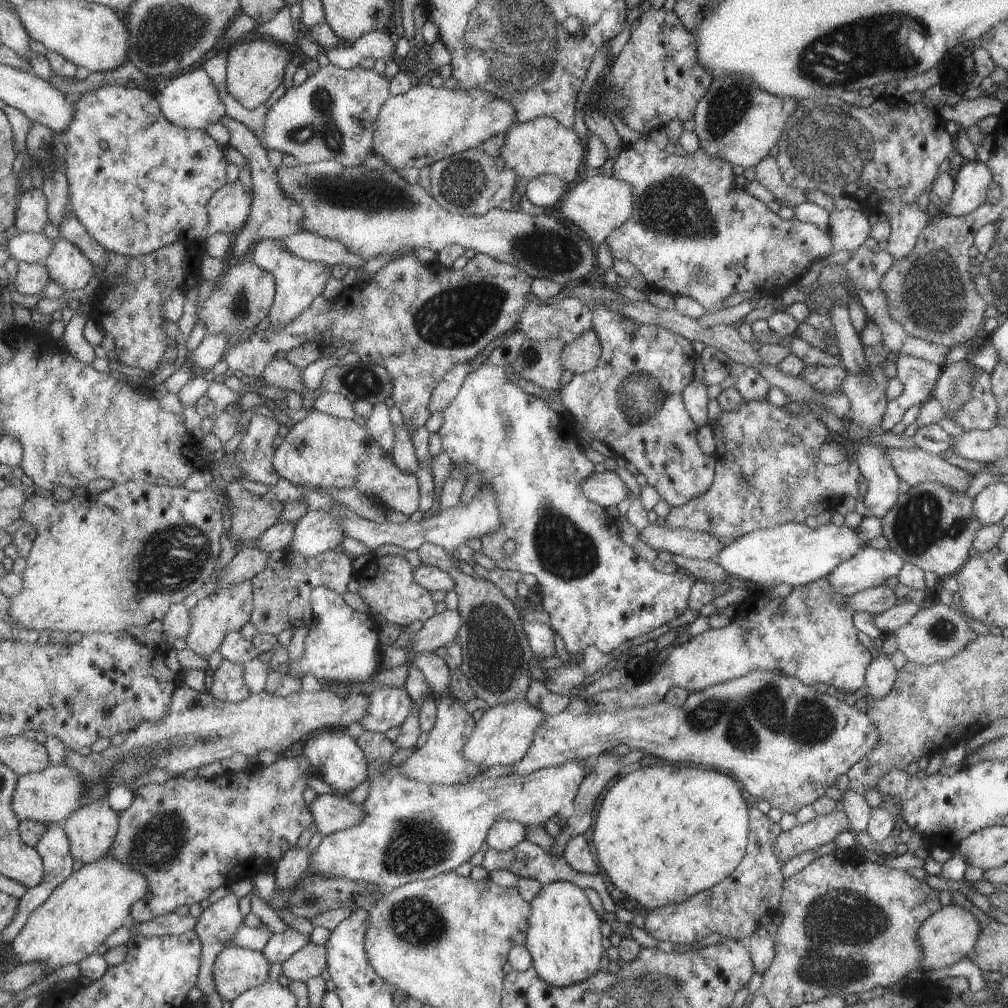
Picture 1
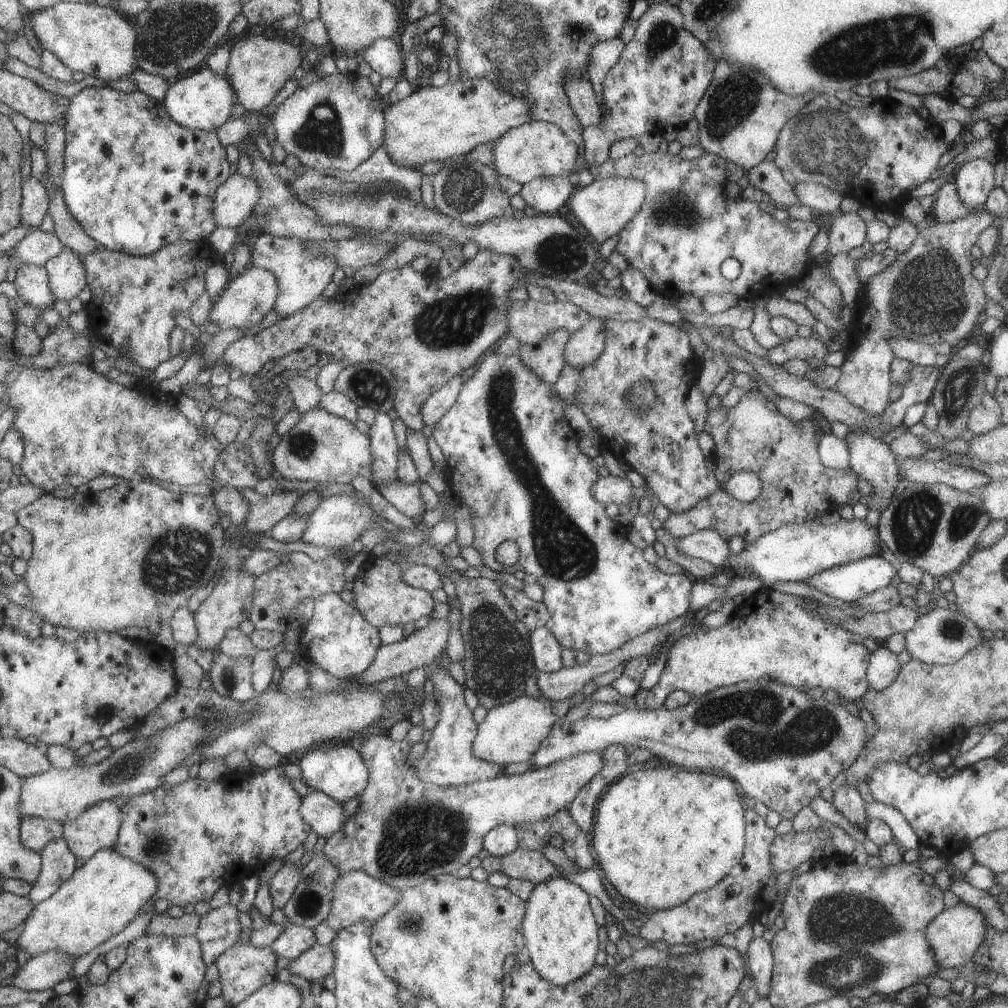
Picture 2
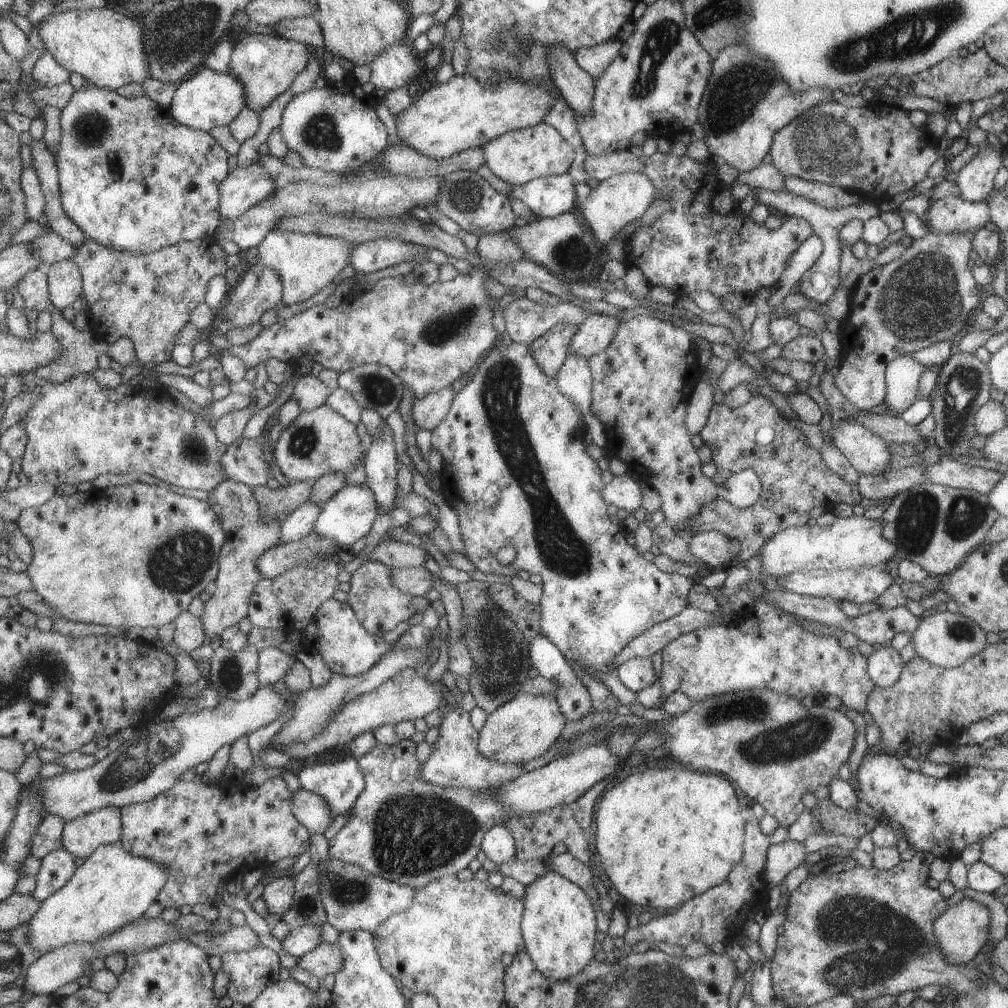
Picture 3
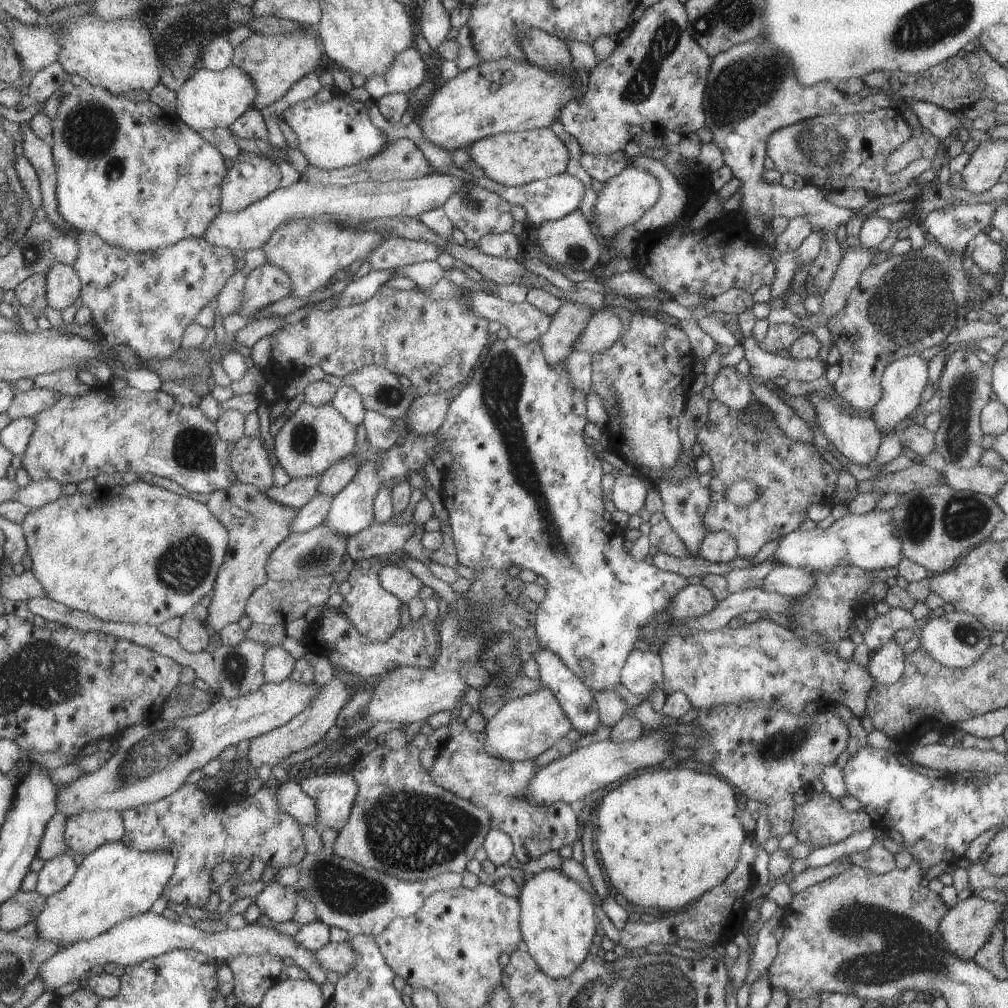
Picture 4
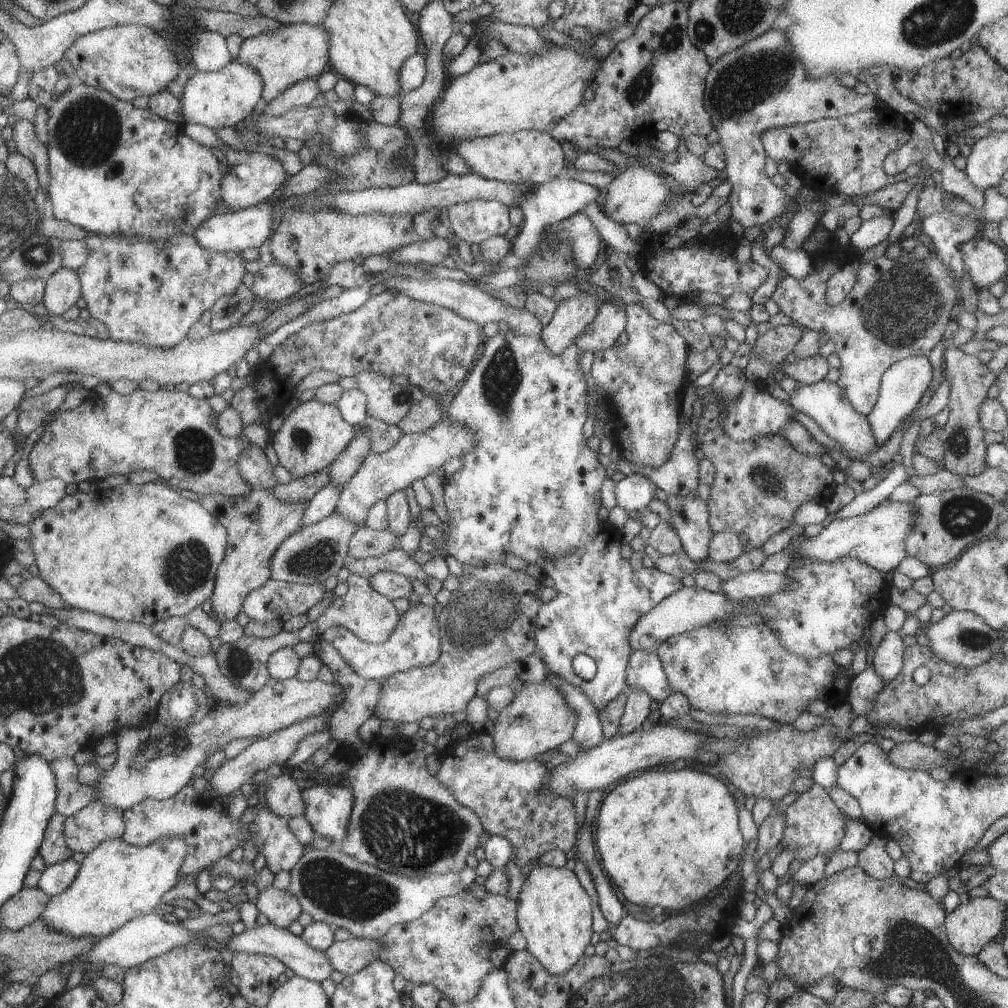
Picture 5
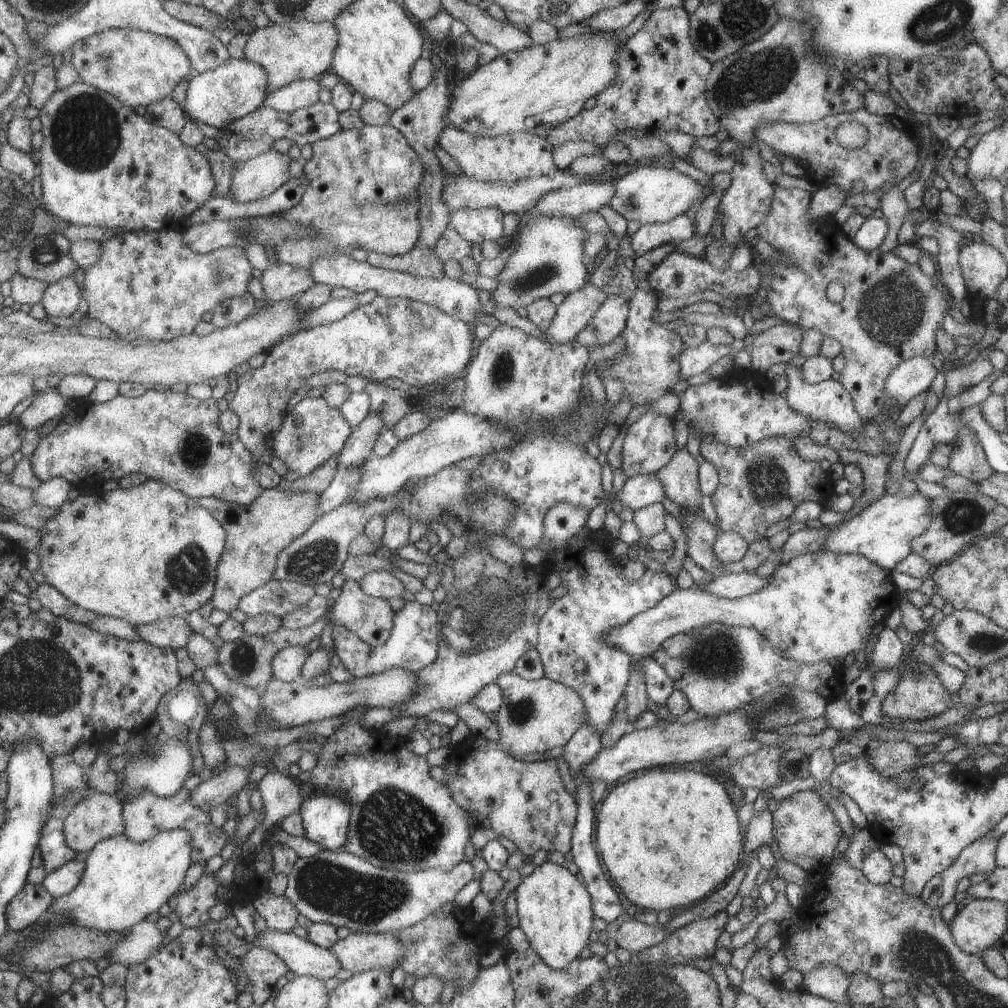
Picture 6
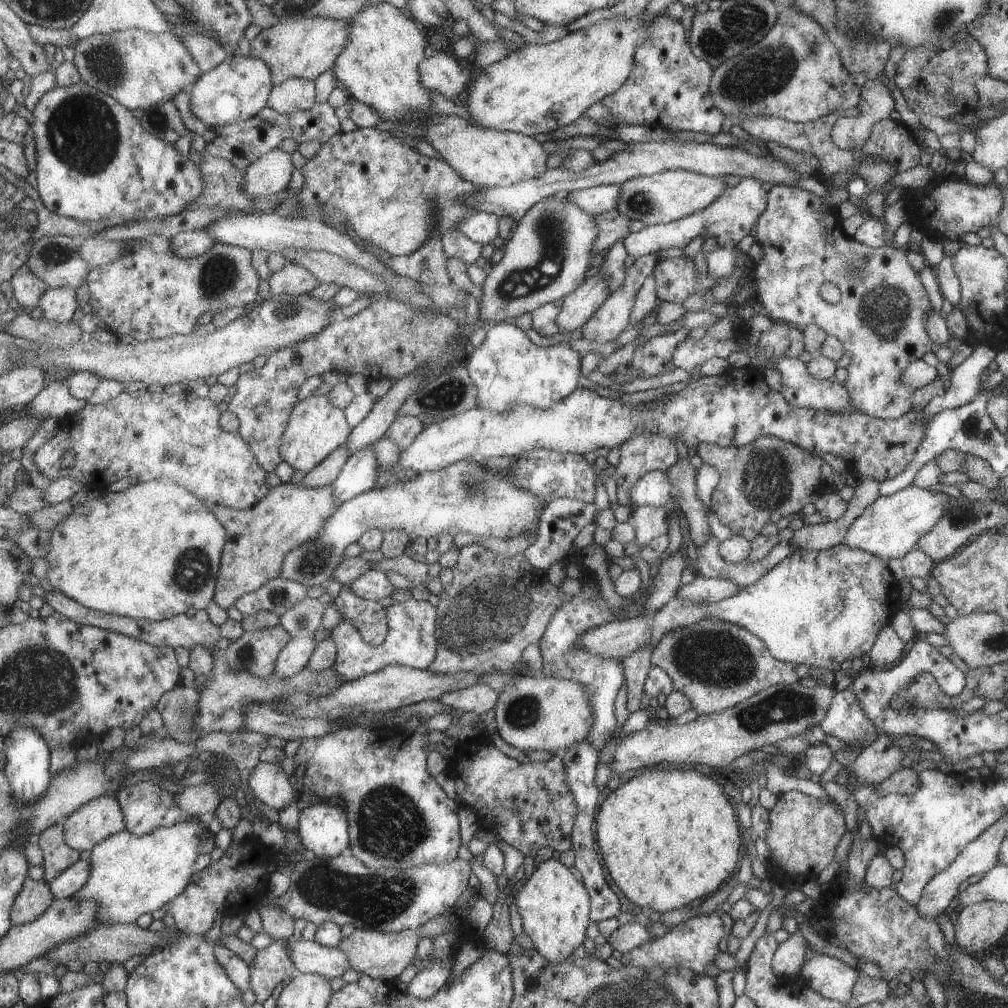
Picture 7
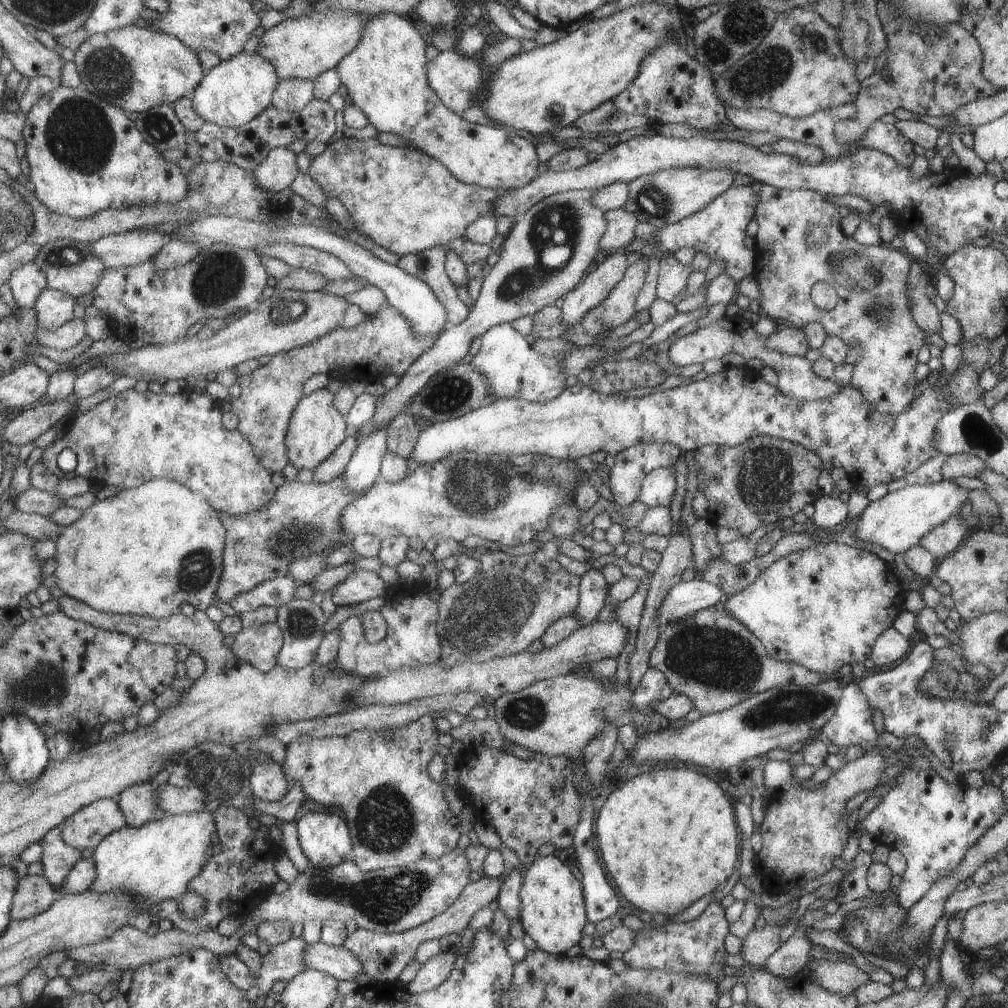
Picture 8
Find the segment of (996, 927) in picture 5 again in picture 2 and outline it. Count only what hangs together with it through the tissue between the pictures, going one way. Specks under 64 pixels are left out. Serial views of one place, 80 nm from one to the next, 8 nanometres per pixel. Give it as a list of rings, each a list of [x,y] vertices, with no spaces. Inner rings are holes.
[[[962,900],[937,913],[937,916],[931,918],[930,924],[927,924],[923,930],[923,936],[930,946],[936,965],[940,968],[954,968],[971,962],[971,956],[974,956],[979,944],[982,944],[986,925],[981,912],[972,906],[967,906]]]

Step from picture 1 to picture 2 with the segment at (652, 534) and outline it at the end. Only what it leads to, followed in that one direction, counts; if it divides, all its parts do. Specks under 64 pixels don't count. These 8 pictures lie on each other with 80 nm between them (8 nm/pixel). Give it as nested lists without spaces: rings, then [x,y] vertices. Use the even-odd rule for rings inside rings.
[[[702,529],[677,538],[677,550],[685,556],[724,568],[727,543],[712,529]]]

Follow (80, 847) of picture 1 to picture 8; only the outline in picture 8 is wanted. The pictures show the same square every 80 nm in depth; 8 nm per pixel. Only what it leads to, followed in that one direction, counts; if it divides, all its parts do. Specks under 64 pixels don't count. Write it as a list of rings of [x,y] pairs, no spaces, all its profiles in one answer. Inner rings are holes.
[[[99,799],[78,810],[64,822],[64,839],[75,848],[96,849],[112,832],[128,825],[117,799]]]

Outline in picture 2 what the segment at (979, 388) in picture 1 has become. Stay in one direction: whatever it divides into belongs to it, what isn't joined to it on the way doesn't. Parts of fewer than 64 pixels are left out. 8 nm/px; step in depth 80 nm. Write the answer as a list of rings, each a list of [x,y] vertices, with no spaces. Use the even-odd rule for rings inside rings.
[[[988,392],[983,394],[983,398],[967,414],[967,424],[965,428],[975,435],[986,434],[993,428],[1000,426],[1000,407]]]

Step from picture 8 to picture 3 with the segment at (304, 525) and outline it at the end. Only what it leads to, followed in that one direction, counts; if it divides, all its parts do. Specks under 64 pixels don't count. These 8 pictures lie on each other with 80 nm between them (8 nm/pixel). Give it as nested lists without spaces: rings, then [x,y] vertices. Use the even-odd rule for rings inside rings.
[[[223,479],[207,493],[206,502],[226,531],[226,542],[222,544],[222,552],[219,555],[219,574],[215,580],[215,589],[211,590],[209,600],[203,603],[202,614],[198,618],[208,642],[247,616],[250,596],[263,578],[256,560],[268,548],[279,544],[283,518],[264,521],[258,509],[258,501],[254,499],[253,488],[243,483]]]

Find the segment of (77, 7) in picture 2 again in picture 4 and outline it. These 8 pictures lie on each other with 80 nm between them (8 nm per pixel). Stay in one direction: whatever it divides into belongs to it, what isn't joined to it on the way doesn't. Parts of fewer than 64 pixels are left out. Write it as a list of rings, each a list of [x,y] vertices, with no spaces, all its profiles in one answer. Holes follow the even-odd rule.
[[[91,14],[79,16],[77,21],[73,21],[72,18],[69,20],[70,24],[62,29],[63,48],[58,58],[67,73],[78,74],[93,86],[103,87],[116,95],[127,94],[129,90],[137,90],[137,88],[150,92],[162,82],[164,60],[158,51],[149,25],[132,18],[106,21]]]

